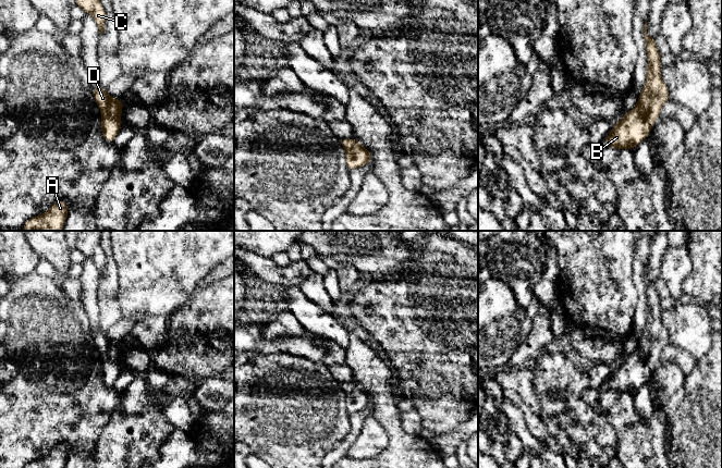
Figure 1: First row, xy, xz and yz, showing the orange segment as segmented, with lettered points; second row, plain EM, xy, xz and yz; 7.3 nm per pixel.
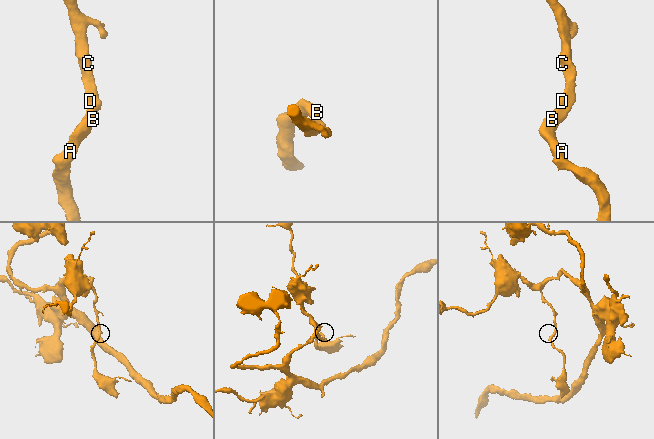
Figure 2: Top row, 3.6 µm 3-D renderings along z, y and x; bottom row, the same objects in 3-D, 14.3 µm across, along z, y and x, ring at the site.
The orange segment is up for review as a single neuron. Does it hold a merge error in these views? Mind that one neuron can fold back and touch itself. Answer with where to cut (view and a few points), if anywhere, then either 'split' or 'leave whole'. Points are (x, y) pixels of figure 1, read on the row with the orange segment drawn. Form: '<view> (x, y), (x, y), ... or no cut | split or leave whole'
no cut | leave whole

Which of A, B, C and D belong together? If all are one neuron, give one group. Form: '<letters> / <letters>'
A B C D

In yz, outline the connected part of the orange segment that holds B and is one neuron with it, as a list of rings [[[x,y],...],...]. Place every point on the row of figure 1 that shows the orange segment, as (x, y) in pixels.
[[[647,20],[644,26],[644,38],[648,54],[646,83],[637,106],[626,112],[623,119],[613,125],[604,146],[634,149],[651,132],[662,107],[669,101],[669,89],[662,81],[661,54],[656,46],[656,38],[647,35]]]

